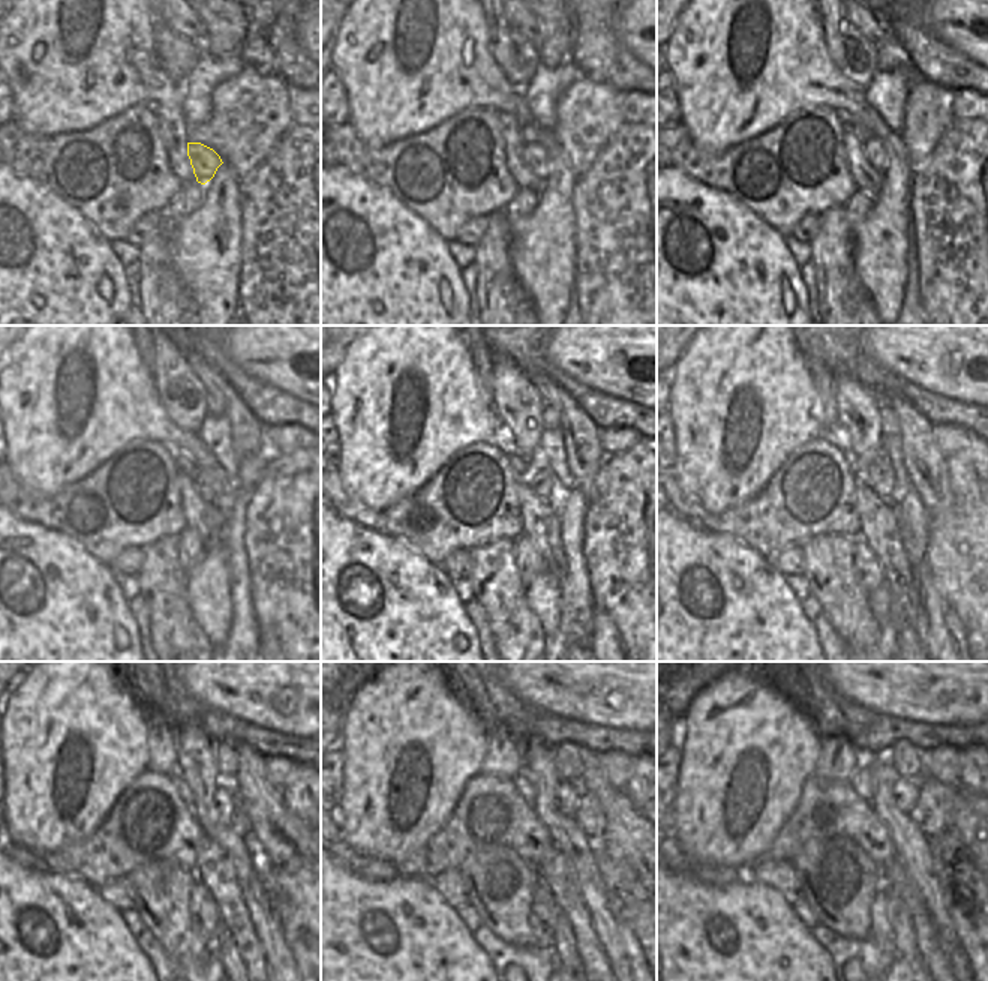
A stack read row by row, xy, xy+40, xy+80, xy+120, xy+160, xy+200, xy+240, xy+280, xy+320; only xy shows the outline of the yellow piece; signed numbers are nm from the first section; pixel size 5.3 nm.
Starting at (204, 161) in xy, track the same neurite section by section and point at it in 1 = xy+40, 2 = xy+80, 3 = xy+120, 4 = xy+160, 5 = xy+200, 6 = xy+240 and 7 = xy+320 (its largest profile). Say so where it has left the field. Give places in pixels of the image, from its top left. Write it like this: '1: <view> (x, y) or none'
1: xy+40 (534, 155)
2: xy+80 (873, 150)
3: xy+120 (201, 480)
4: xy+160 (538, 476)
5: xy+200 (880, 477)
6: xy+240 (225, 800)
7: xy+320 (906, 791)

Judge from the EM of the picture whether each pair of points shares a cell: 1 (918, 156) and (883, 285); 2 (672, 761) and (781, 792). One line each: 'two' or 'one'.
1: two
2: two

